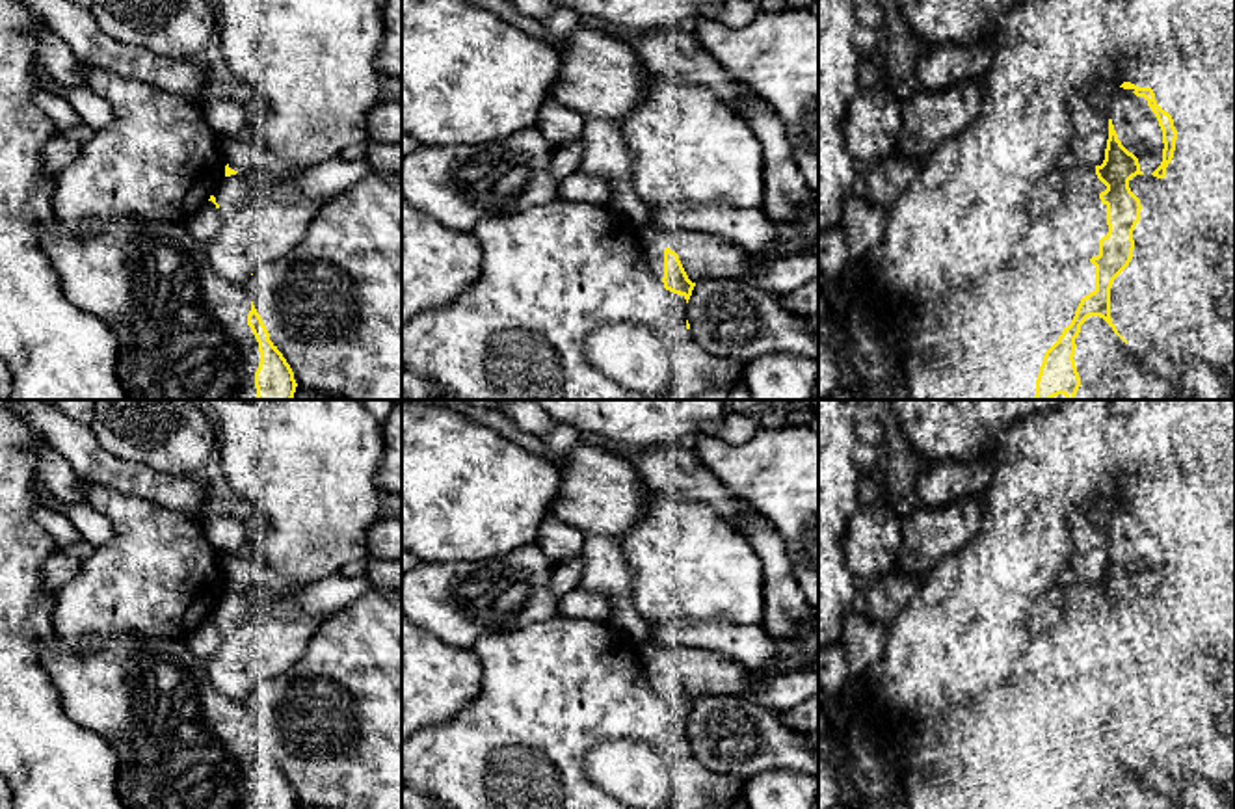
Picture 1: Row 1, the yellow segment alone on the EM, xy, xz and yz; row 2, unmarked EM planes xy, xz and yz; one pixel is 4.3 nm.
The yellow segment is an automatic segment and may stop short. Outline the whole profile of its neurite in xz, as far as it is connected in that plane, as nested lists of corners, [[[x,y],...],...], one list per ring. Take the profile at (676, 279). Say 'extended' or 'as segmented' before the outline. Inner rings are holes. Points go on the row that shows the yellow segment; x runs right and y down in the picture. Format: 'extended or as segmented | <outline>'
extended | [[[640,227],[642,259],[664,288],[690,299],[697,283],[731,279],[748,259],[746,251],[709,232]]]

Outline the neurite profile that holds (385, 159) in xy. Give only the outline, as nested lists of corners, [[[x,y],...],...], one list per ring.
[[[368,141],[366,162],[372,173],[402,173],[402,143]]]

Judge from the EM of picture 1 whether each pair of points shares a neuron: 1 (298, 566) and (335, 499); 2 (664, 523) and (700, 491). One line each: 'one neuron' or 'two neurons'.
1: one neuron
2: two neurons

